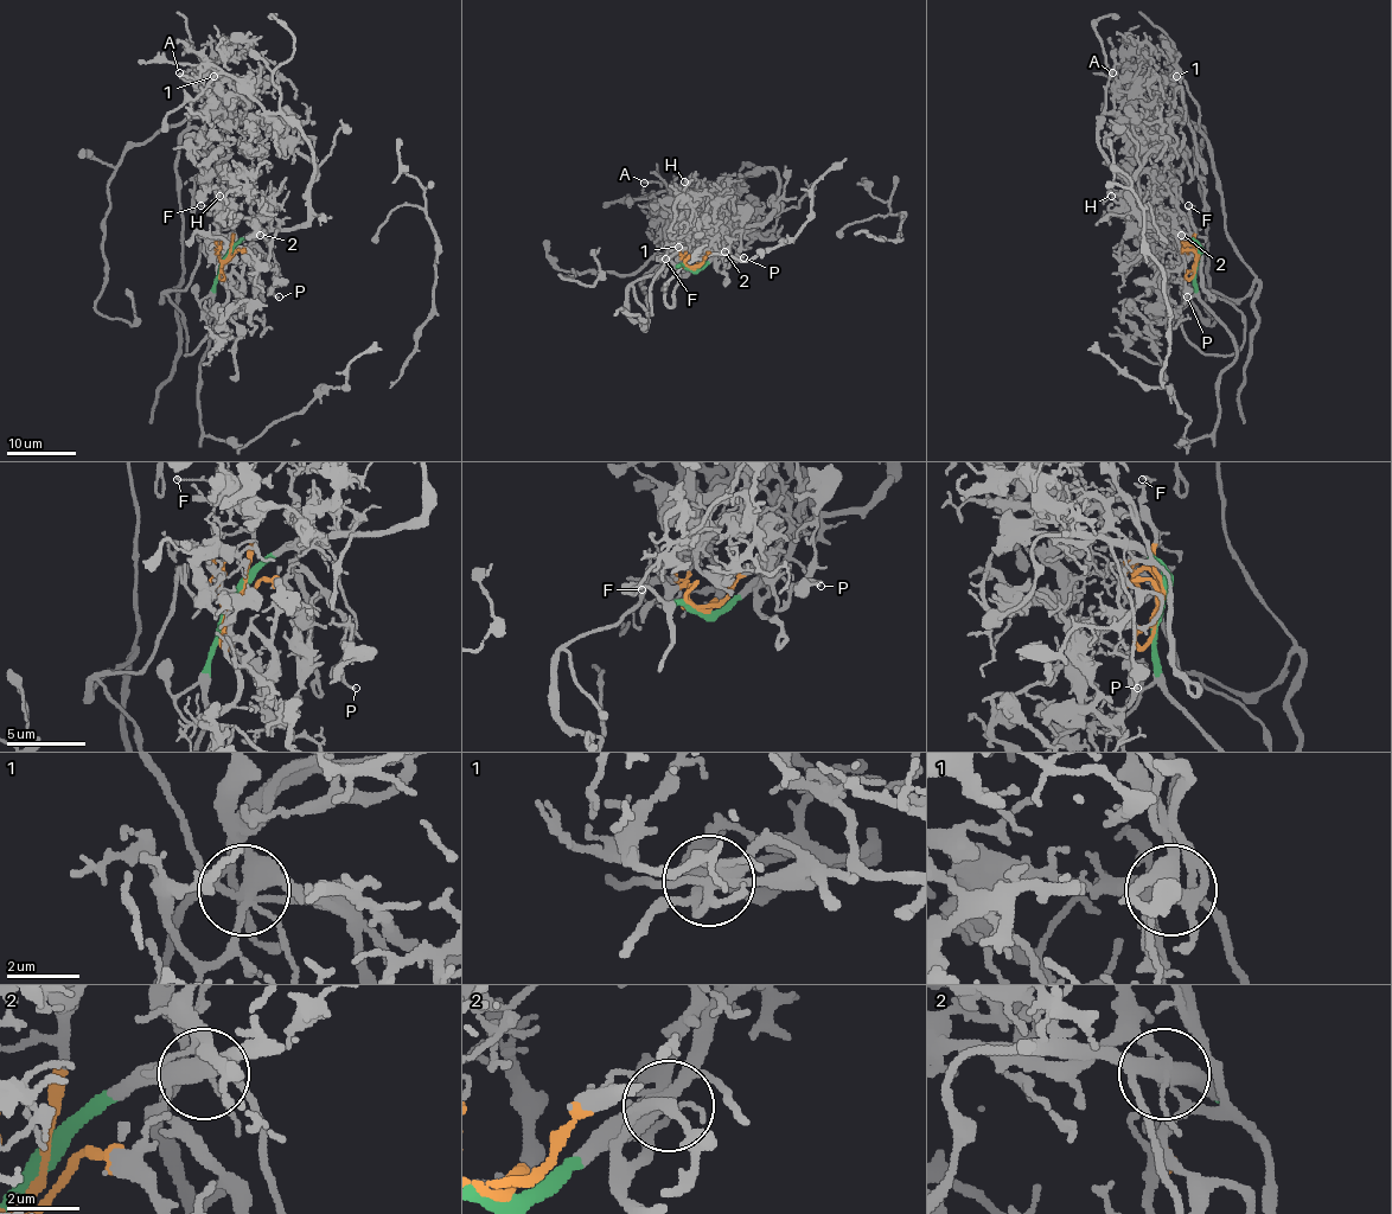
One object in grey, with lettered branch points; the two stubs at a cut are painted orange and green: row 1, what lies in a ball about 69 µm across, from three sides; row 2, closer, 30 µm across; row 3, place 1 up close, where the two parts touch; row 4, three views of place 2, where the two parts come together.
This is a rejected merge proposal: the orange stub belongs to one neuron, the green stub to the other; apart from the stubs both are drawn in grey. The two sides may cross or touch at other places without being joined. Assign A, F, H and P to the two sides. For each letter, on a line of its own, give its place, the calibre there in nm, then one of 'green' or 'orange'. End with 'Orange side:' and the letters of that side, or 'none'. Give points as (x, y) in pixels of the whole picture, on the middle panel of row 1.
A: place (644, 183); calibre 120 nm; orange
F: place (665, 259); calibre 140 nm; orange
H: place (684, 181); calibre 120 nm; orange
P: place (744, 257); calibre 160 nm; green
Orange side: A, F, H

